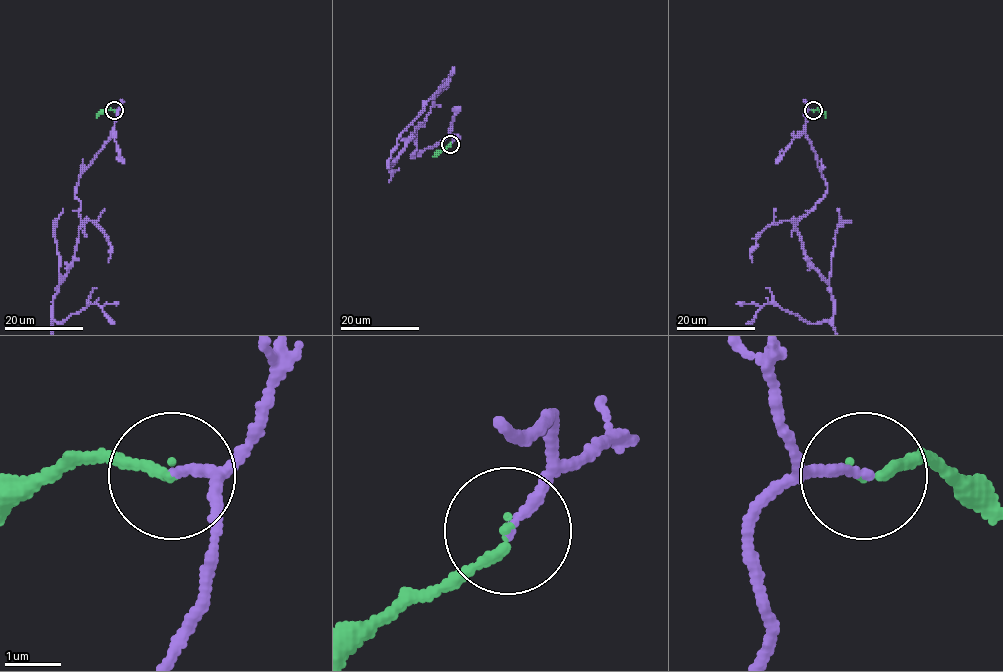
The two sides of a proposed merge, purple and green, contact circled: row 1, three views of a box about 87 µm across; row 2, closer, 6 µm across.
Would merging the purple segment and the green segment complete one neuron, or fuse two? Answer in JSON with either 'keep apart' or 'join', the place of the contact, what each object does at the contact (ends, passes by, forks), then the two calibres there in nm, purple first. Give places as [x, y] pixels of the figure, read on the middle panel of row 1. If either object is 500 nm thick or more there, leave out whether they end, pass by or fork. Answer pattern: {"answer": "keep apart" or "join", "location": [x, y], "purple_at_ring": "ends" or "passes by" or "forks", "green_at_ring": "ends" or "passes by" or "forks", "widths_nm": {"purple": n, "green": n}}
{"answer": "join", "location": [450, 144], "purple_at_ring": "ends", "green_at_ring": "ends", "widths_nm": {"purple": 160, "green": 150}}

